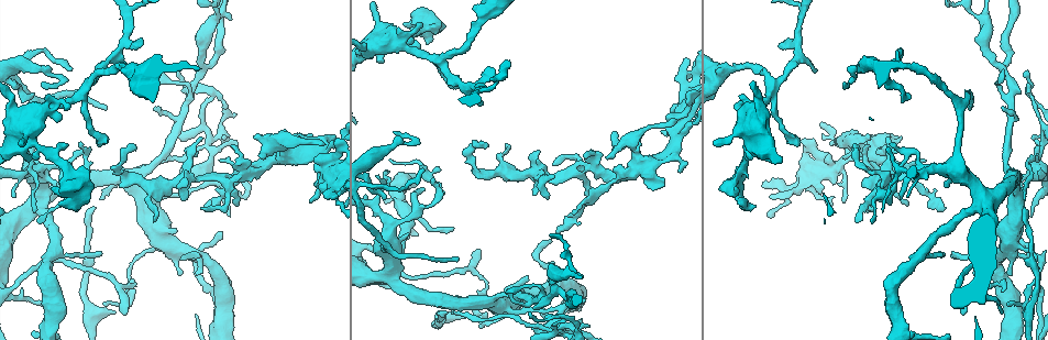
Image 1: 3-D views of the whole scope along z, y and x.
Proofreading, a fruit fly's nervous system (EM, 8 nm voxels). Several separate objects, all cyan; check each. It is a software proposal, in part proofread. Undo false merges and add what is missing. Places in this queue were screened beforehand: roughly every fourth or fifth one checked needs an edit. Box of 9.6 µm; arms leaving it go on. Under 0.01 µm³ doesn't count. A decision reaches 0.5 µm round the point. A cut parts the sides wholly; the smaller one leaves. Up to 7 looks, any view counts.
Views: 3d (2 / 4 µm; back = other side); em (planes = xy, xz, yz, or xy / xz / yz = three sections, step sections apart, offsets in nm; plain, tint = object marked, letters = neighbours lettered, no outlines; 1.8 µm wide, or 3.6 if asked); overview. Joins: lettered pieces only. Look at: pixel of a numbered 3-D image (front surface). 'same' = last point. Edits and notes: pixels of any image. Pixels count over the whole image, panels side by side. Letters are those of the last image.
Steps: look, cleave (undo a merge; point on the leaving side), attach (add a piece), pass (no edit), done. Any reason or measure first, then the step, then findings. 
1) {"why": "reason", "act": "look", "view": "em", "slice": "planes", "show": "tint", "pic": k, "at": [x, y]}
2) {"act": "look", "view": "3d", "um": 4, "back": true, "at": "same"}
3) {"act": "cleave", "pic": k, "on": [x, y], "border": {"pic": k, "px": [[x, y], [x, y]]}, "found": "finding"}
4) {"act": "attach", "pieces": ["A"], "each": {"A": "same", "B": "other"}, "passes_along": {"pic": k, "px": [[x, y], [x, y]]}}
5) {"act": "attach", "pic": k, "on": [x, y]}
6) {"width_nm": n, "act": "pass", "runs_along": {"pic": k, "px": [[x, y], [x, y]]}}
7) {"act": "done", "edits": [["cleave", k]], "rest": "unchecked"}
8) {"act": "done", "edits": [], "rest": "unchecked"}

{"why": "arms part here", "act": "look", "view": "em", "slice": "xy", "step": 16, "show": "tint", "pic": 1, "at": [1026, 255]}

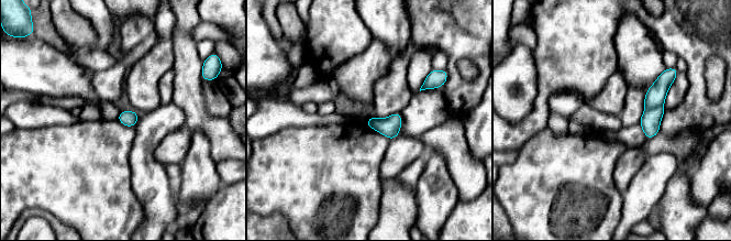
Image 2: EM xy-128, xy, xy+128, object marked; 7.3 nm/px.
{"act": "look", "view": "em", "slice": "xy", "step": 16, "show": "letters", "at": "same"}

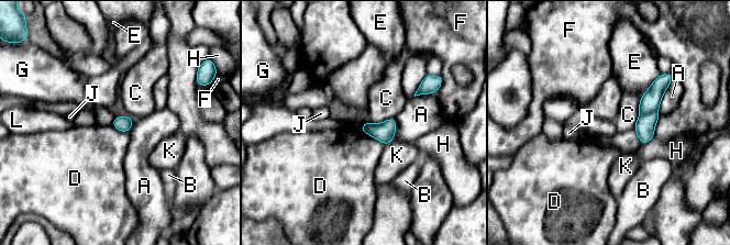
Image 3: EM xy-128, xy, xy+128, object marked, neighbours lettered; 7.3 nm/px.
{"width_nm": 110, "act": "cleave", "pic": 3, "on": [650, 101], "each": {"A": "other", "B": "other", "C": "other", "D": "other", "E": "other", "F": "other", "G": "other", "H": "other", "J": "other", "K": "other", "L": "other"}, "found": "a second neuron is stuck on"}

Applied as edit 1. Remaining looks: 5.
{"why": "thick turns thin", "act": "look", "view": "3d", "um": 4, "pic": 1, "at": [540, 173]}

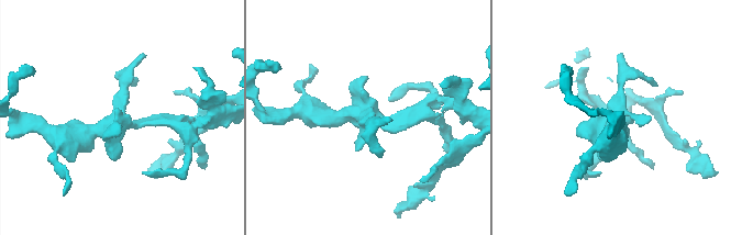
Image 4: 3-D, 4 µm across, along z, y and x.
{"why": "need the tissue", "act": "look", "view": "em", "um": 3.6, "slice": "planes", "show": "letters", "pic": 4, "at": [366, 116]}

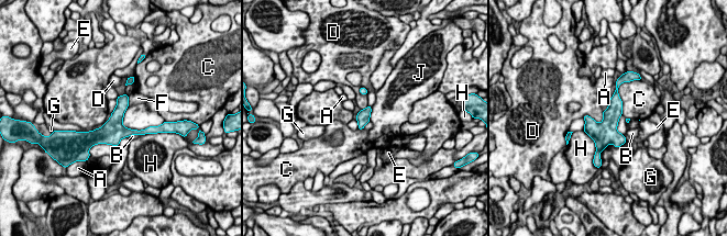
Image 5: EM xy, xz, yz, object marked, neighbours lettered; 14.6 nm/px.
{"act": "pass", "each": {"A": "other", "B": "other", "C": "other", "D": "other", "E": "other", "F": "other", "G": "other", "H": "other", "J": "other"}, "found": "one neuron here"}

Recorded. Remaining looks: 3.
{"why": "thin end", "act": "look", "view": "em", "um": 3.6, "slice": "planes", "show": "letters", "pic": 1, "at": [493, 68]}

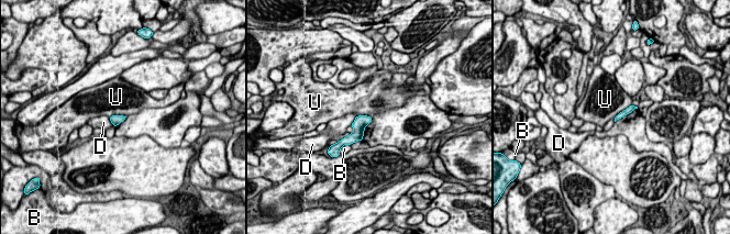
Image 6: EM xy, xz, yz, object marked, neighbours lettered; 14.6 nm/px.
{"act": "pass", "each": {"B": "other", "D": "other", "U": "other"}, "border": {"pic": 6, "px": [[631, 103], [614, 118]]}, "found": "none of them fits"}

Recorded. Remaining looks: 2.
{"act": "done", "edits": [["cleave", 3]], "rest": "unchecked"}

